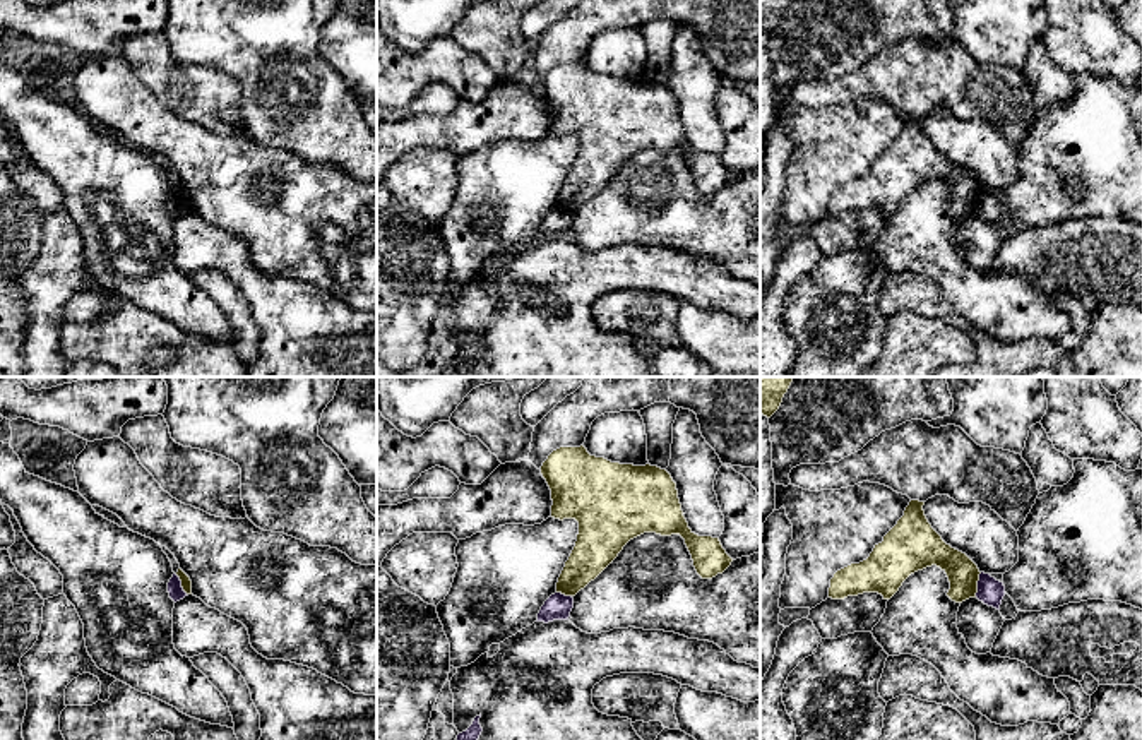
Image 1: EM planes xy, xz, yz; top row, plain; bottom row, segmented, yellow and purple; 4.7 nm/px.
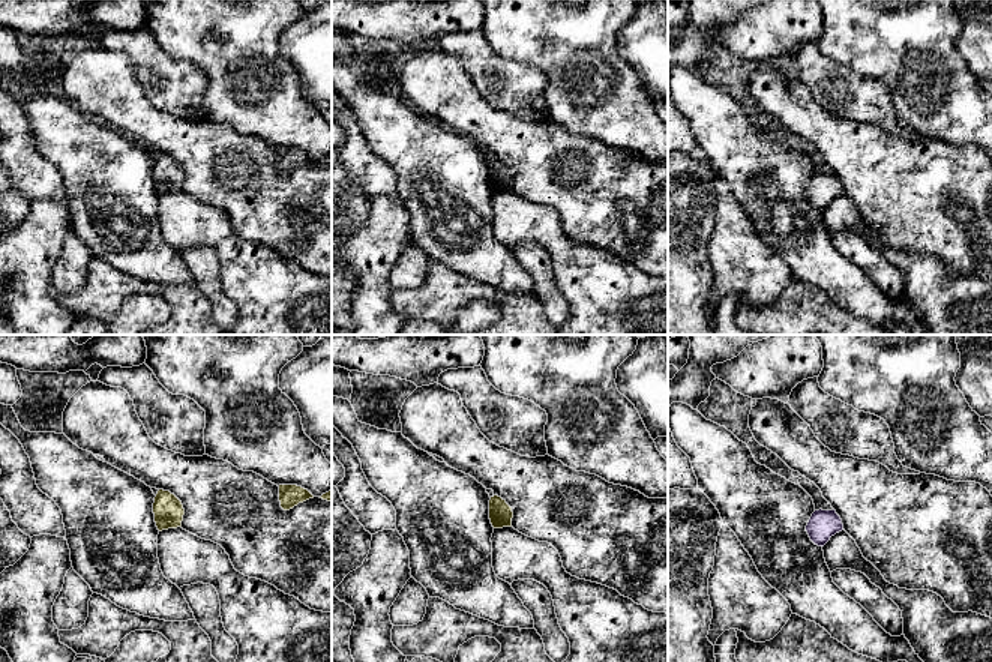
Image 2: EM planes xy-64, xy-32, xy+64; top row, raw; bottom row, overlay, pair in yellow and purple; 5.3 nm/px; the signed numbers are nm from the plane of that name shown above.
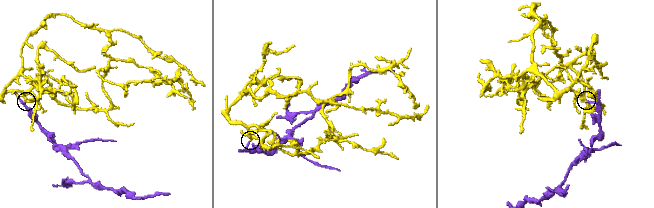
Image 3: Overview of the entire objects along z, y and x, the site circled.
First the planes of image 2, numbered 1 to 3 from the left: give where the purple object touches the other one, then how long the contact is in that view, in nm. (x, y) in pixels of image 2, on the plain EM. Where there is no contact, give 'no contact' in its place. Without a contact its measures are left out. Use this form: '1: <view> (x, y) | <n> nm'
1: no contact
2: no contact
3: no contact

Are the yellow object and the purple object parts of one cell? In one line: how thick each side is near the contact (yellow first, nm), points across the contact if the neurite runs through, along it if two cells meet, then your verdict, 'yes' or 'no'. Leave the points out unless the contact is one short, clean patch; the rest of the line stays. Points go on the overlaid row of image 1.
calibres 150 and 120 nm; border yz (981, 572), (975, 596); no

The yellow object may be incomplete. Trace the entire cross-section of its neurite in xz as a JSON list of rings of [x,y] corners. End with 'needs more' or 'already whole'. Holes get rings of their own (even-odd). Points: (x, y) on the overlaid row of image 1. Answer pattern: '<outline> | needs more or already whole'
[[[580,445],[553,451],[543,462],[541,474],[551,490],[551,517],[560,521],[575,519],[579,522],[577,541],[558,577],[556,593],[575,596],[618,557],[630,540],[644,533],[680,534],[702,579],[723,574],[733,562],[719,538],[699,536],[688,528],[676,483],[666,469],[651,464],[611,462],[604,457],[591,456]]] | already whole

